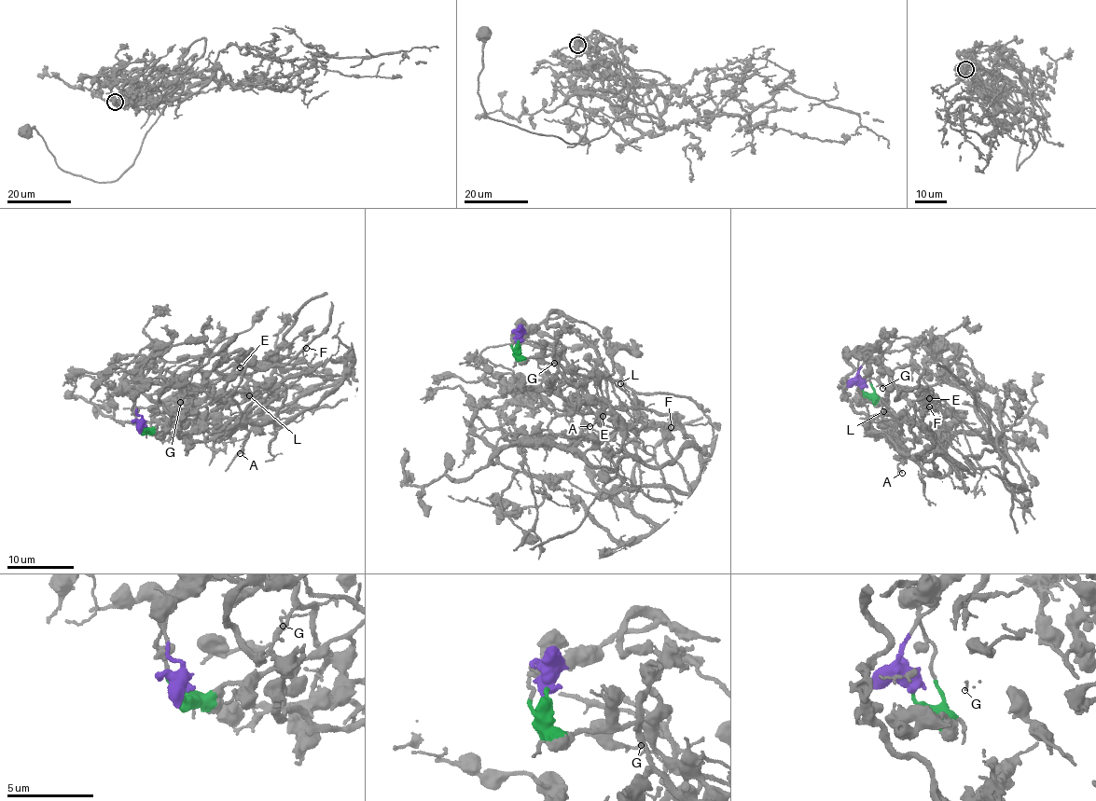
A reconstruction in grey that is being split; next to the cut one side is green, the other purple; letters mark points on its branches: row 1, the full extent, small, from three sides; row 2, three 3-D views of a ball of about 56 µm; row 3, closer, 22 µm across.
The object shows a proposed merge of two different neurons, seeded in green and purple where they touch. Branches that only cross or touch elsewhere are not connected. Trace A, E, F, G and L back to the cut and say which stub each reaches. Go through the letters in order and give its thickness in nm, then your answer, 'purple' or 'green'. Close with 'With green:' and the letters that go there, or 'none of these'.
A: 80 nm thick; green
E: 120 nm thick; green
F: 100 nm thick; green
G: 80 nm thick; green
L: 190 nm thick; green
With green: A, E, F, G, L

